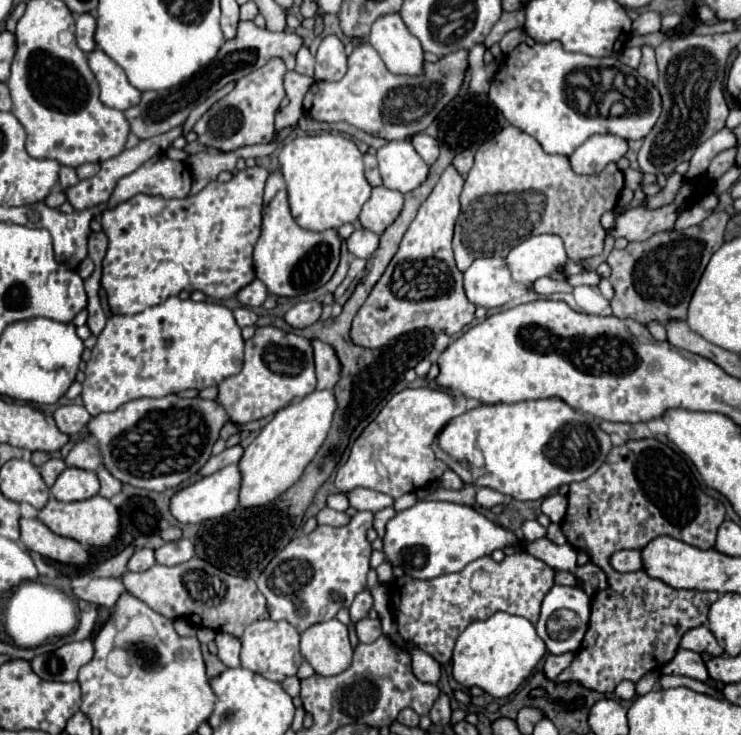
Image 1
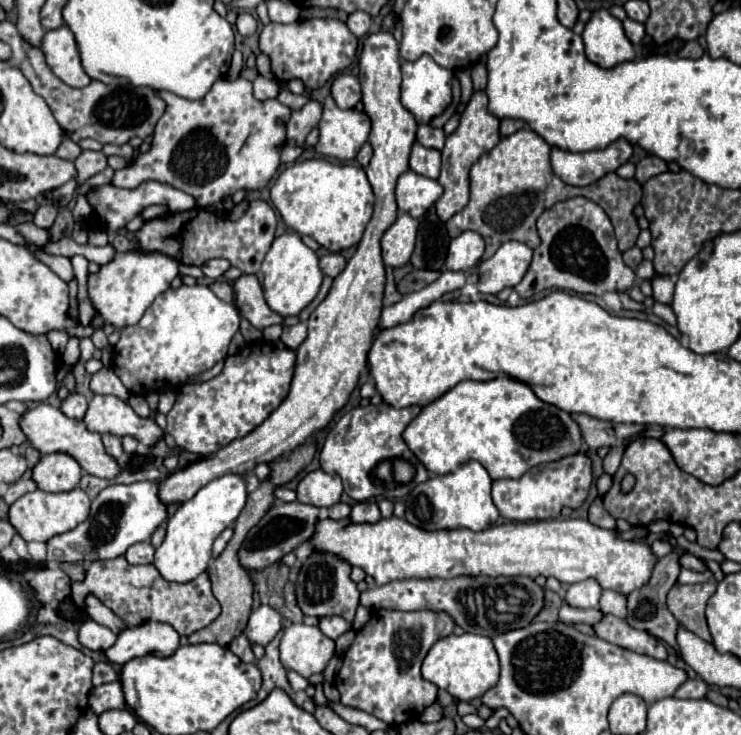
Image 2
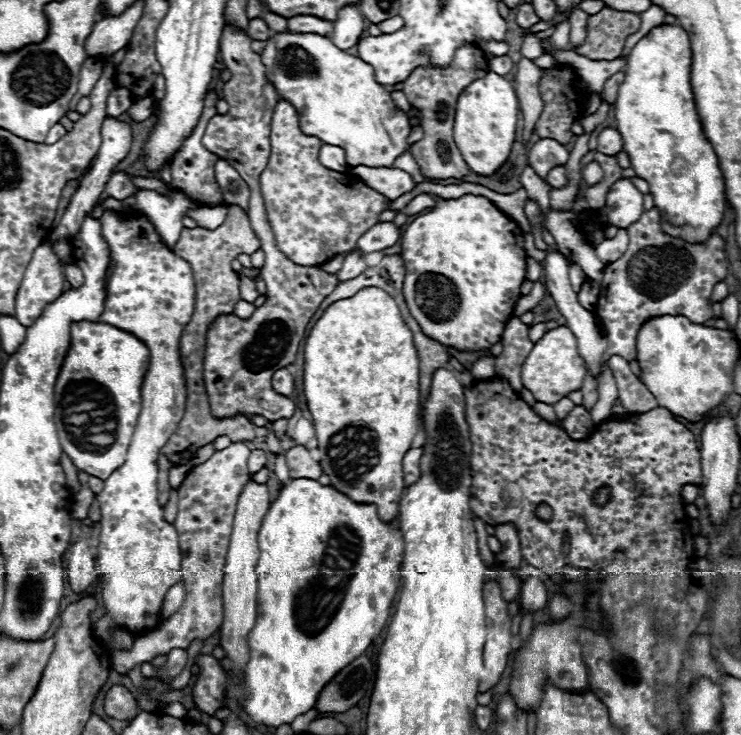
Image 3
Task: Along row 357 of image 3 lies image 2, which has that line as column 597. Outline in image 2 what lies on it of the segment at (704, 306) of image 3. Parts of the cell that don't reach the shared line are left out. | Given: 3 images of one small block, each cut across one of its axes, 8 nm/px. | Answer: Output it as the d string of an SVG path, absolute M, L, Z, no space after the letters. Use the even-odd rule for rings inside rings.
M604 614L602 620L598 620L592 626L592 630L596 632L598 638L612 642L616 646L624 646L632 652L638 652L638 654L644 654L644 656L650 656L656 660L666 660L666 656L668 656L666 646L658 638L652 638L646 632L634 630L626 620L616 618L612 614Z

